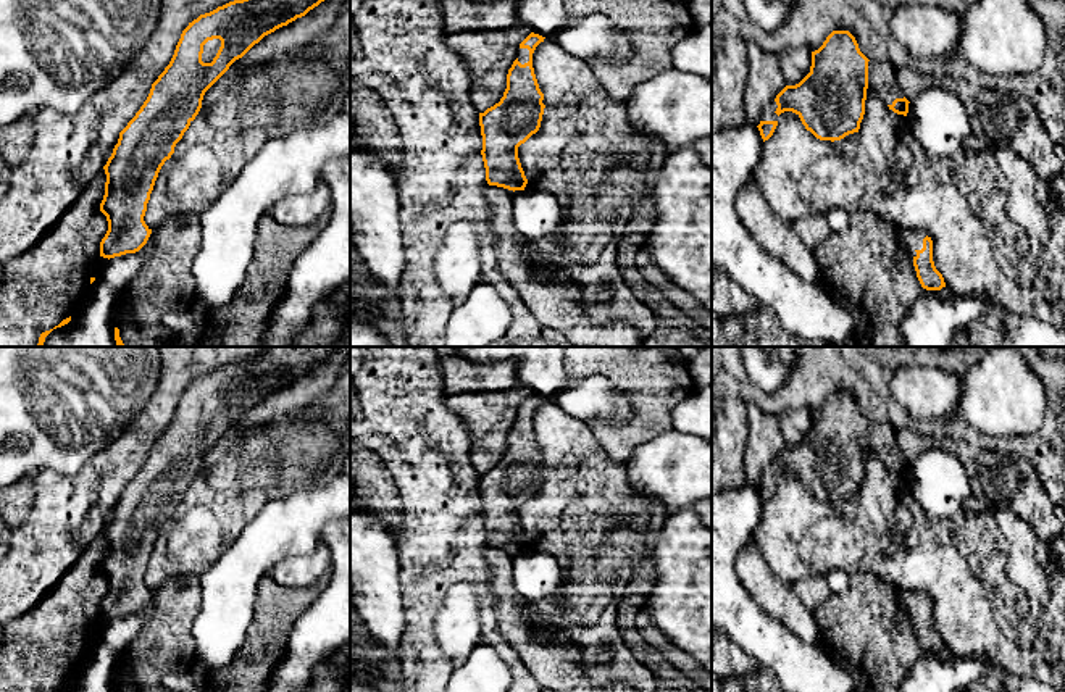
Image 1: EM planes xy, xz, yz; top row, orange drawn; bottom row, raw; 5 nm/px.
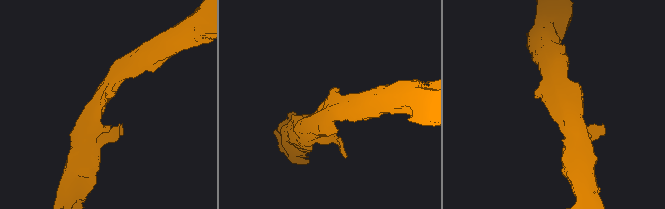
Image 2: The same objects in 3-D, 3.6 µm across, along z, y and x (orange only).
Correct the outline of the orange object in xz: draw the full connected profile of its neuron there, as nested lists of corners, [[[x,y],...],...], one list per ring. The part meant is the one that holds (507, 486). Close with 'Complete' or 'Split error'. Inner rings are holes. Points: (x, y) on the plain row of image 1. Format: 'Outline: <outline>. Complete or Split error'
Outline: [[[531,394],[516,413],[507,436],[507,450],[499,465],[479,474],[482,523],[489,547],[524,552],[528,540],[518,519],[518,508],[541,489],[545,466],[539,450],[532,415],[545,398]]]. Split error

